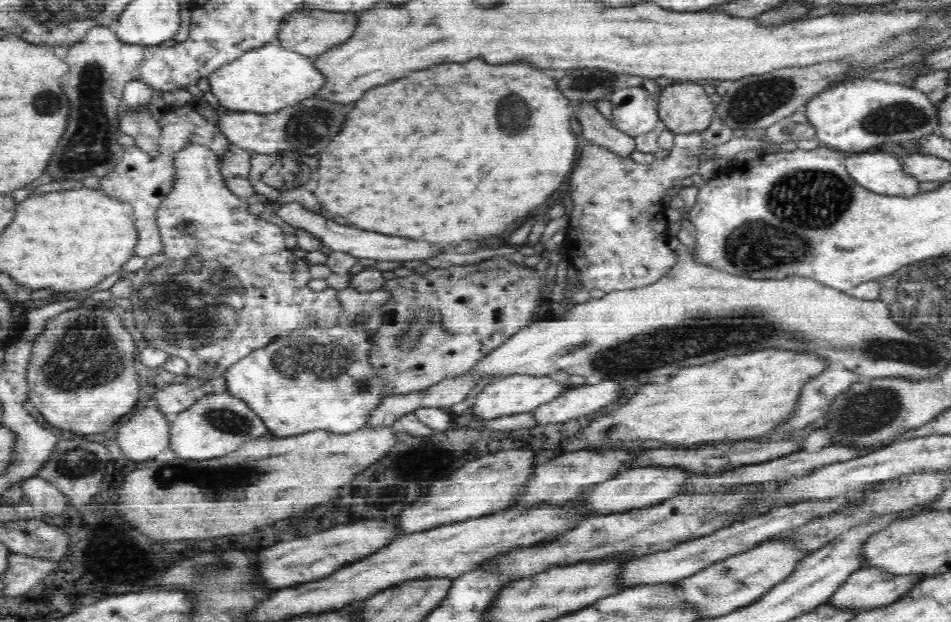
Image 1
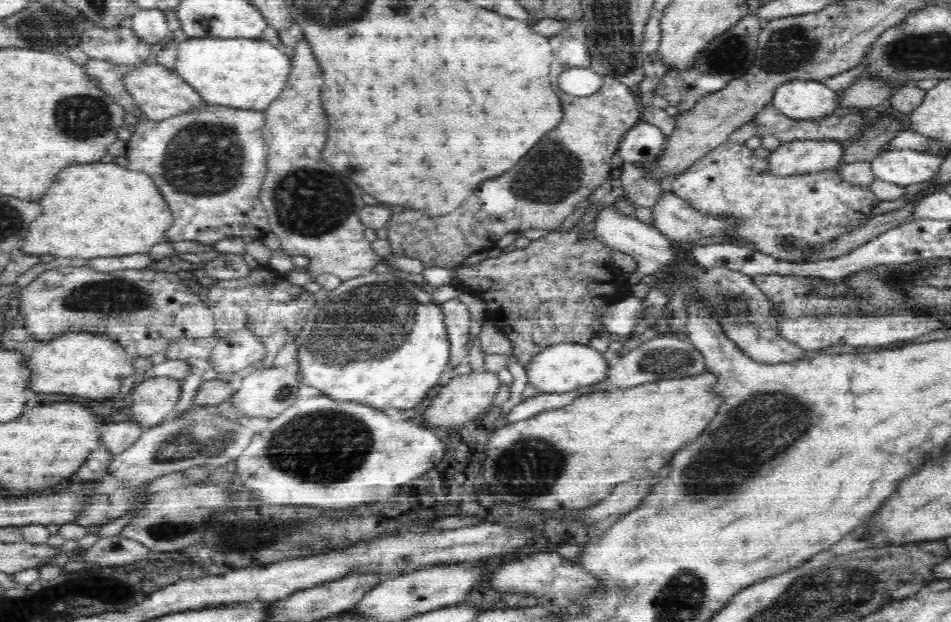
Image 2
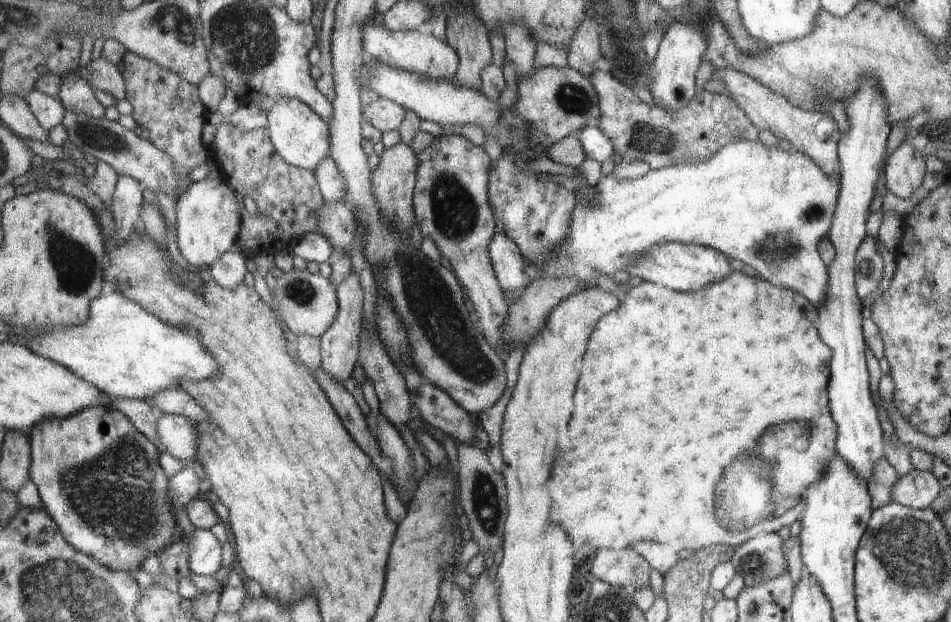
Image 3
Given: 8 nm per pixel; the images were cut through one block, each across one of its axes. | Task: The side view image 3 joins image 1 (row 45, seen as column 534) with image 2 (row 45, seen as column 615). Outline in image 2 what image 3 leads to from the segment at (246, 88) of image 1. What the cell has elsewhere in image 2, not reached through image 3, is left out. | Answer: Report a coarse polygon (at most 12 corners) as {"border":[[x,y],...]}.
{"border":[[190,38],[173,71],[212,105],[263,111],[291,60],[253,38]]}

